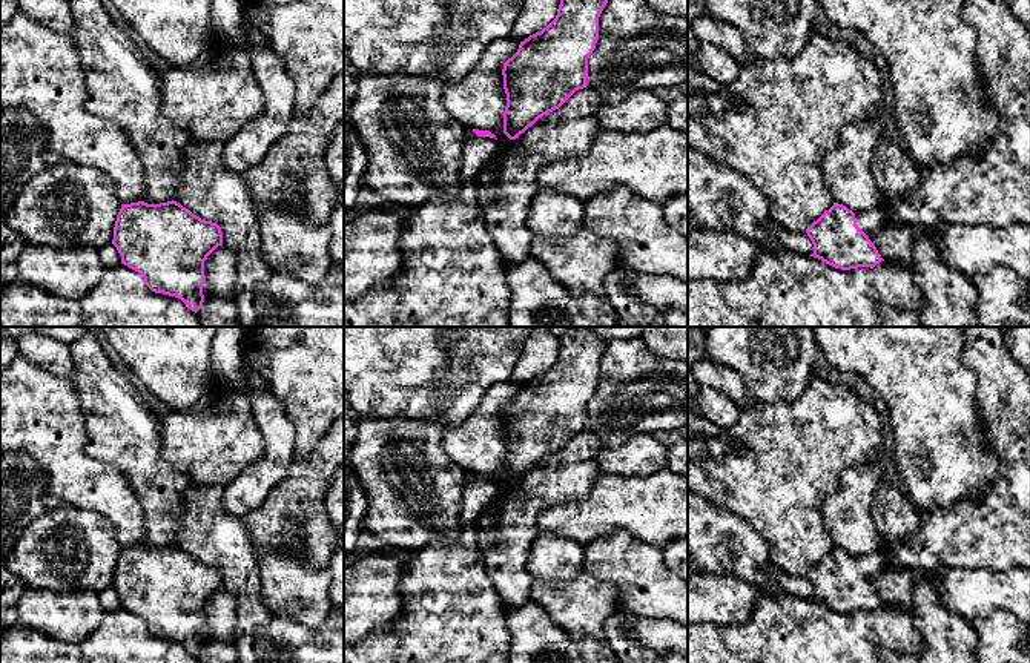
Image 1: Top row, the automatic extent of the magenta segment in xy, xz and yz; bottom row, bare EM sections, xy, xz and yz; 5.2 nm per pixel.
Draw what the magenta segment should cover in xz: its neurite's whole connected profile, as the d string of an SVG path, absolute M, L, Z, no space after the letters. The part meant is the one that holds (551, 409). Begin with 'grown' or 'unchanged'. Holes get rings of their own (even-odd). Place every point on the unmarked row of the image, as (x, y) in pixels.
unchanged; M576 327L559 336L556 362L520 385L517 396L503 407L503 433L507 450L503 477L519 482L539 462L559 453L576 434L588 430L588 402L599 384L599 361L609 341L599 338L591 327Z

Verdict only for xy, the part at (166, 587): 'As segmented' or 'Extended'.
As segmented

